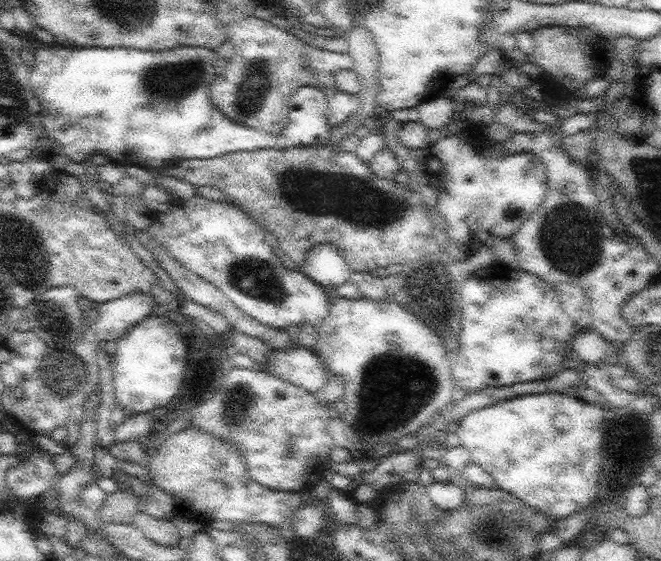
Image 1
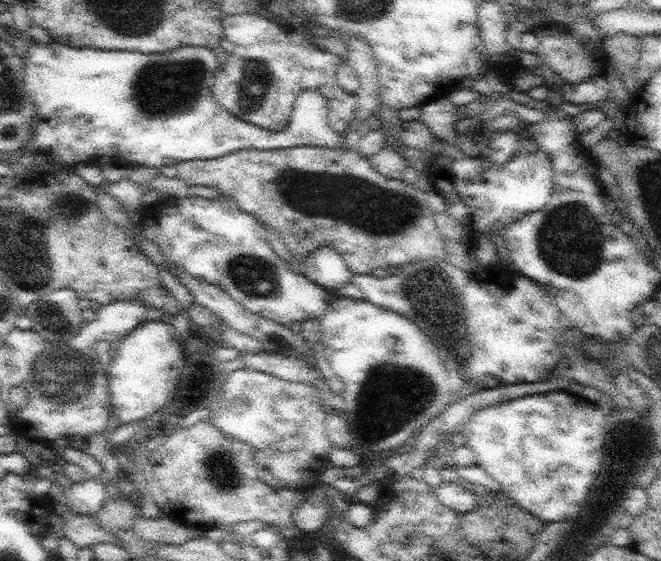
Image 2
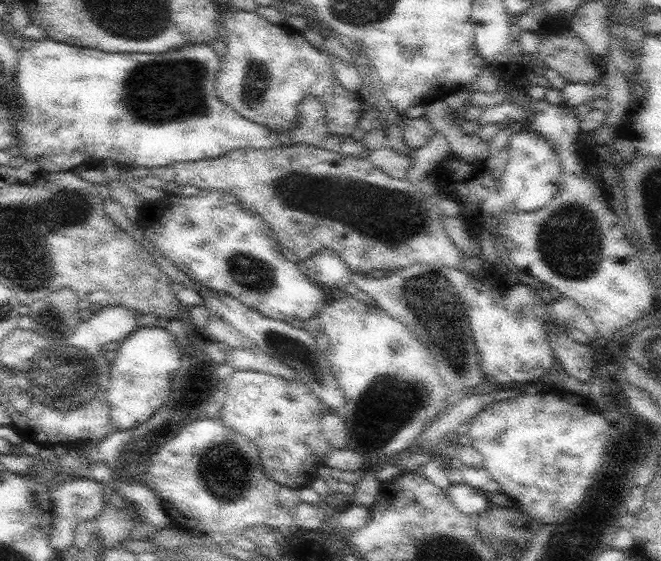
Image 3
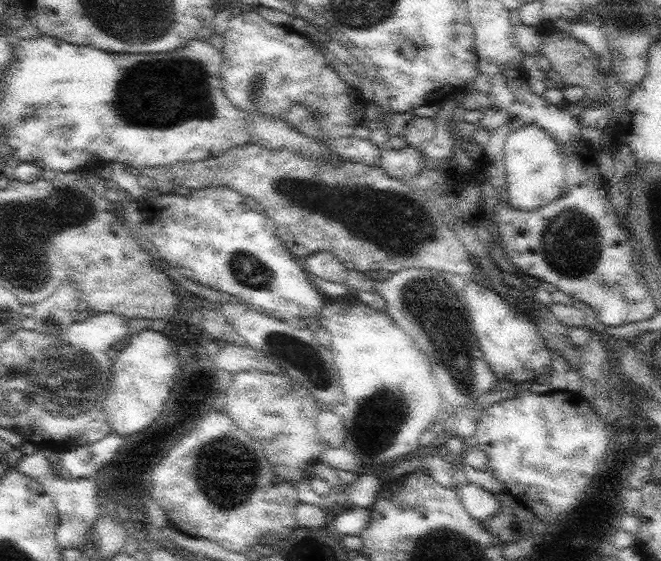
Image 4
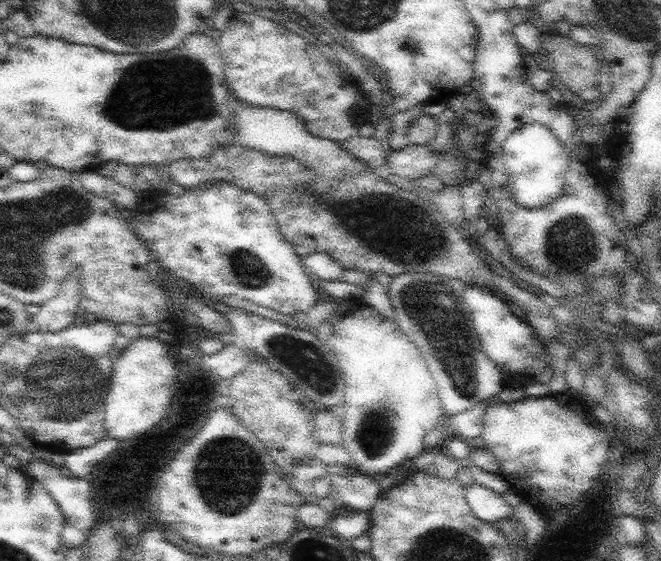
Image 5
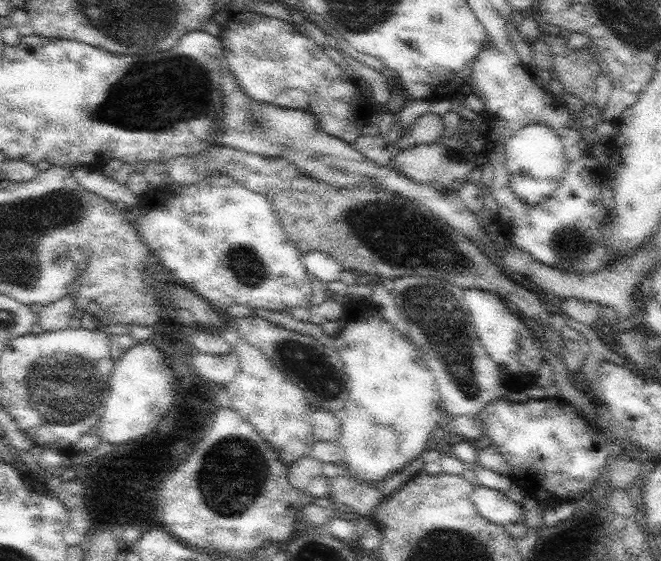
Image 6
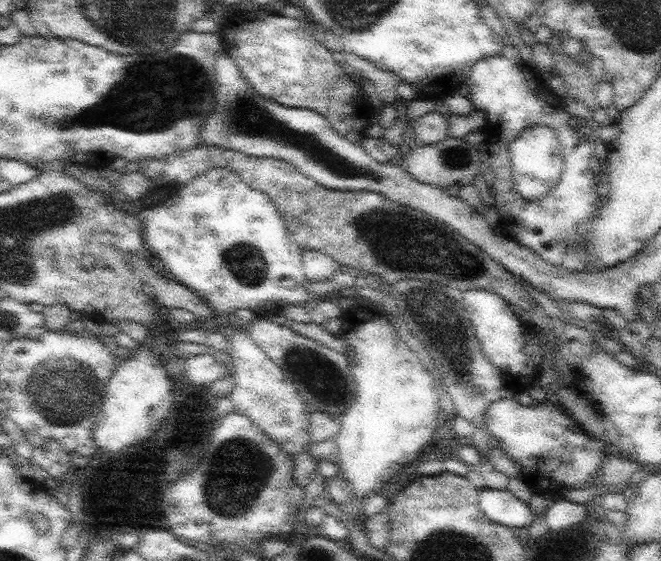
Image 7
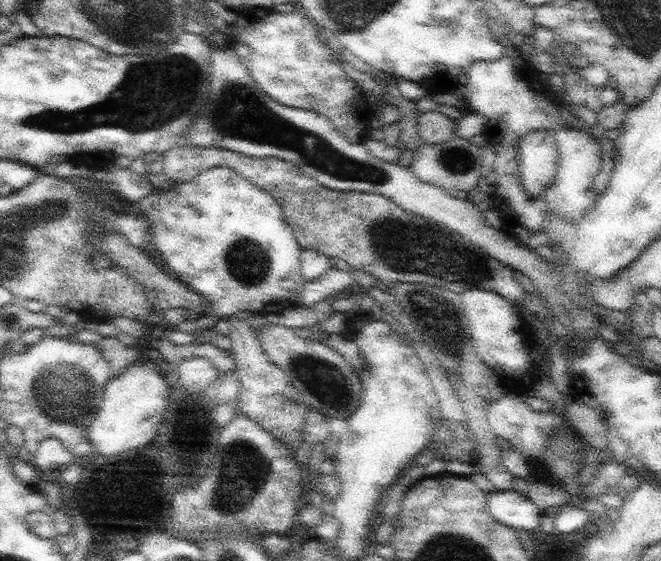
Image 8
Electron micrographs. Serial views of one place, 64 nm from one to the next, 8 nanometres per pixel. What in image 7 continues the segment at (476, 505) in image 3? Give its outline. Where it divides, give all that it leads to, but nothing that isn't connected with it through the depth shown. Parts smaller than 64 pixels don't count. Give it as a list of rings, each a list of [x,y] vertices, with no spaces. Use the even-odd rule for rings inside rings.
[[[491,487],[480,489],[480,509],[490,520],[504,526],[528,527],[534,521],[530,504],[512,495],[510,490],[496,490]]]

